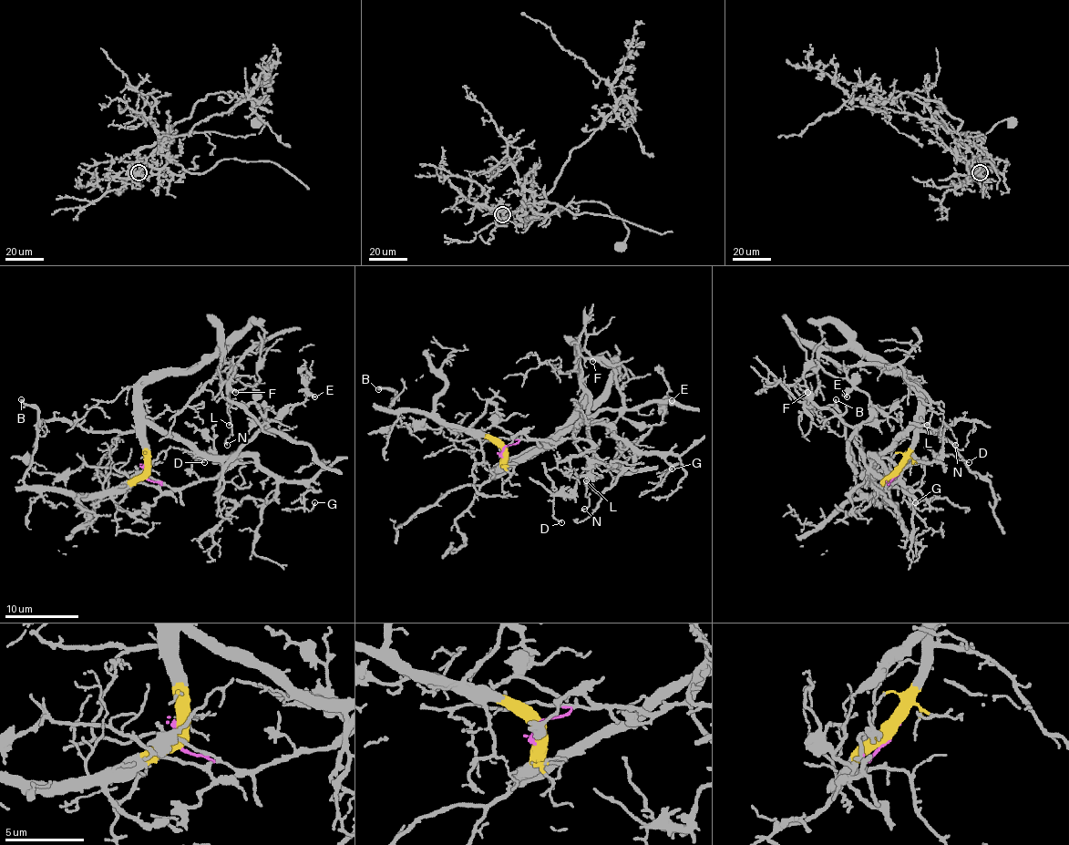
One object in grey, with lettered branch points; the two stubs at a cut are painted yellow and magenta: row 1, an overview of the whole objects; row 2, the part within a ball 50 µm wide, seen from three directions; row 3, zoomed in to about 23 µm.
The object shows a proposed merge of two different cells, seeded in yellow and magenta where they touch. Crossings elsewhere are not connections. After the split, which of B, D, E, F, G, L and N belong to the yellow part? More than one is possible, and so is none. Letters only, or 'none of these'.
B, G, L, N

